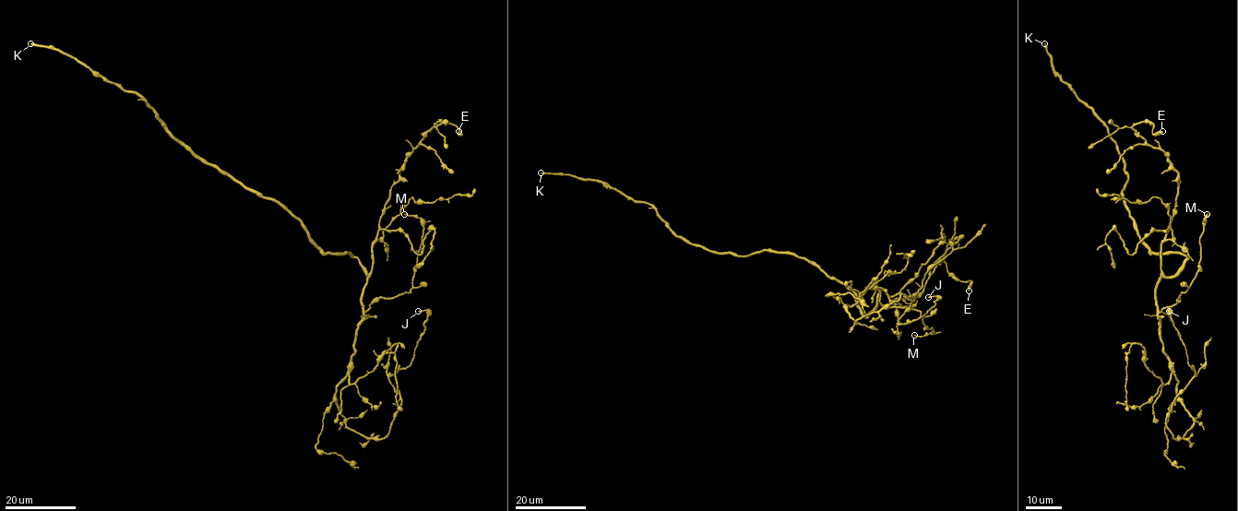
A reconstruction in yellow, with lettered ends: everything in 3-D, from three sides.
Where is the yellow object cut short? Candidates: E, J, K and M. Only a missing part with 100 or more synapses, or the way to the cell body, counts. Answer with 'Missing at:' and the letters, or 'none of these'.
Missing at: K

